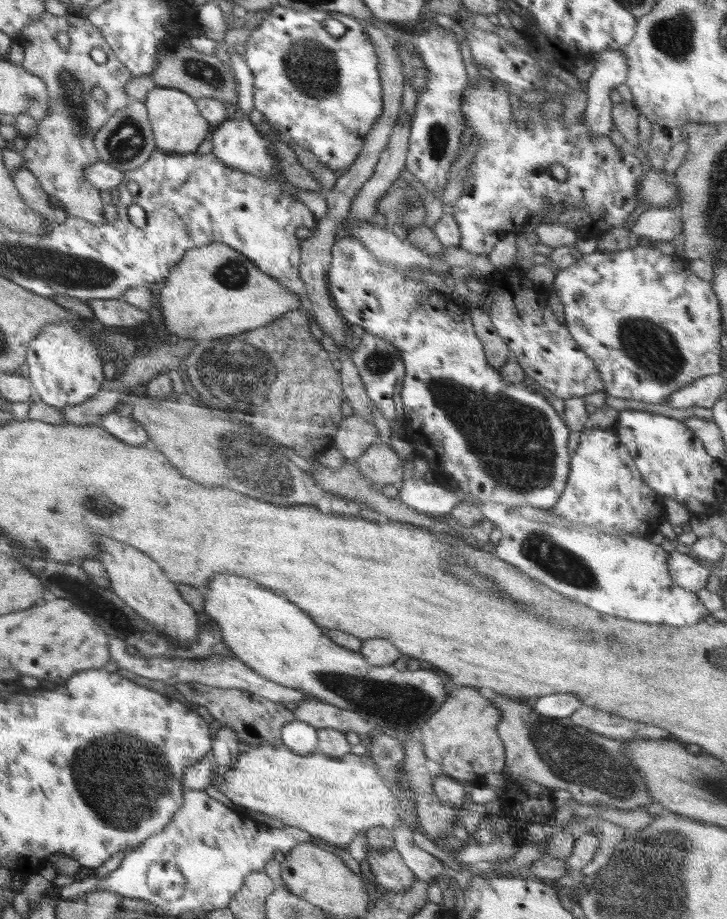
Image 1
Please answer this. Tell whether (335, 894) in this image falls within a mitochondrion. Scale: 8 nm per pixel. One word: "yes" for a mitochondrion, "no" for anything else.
no

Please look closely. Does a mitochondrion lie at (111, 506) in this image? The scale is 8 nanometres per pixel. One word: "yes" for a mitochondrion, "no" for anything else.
yes

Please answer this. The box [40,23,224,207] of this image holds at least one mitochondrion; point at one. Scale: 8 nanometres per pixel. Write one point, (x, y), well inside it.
(73, 92)

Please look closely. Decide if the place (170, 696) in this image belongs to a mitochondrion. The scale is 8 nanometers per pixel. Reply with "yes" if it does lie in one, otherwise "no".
no

